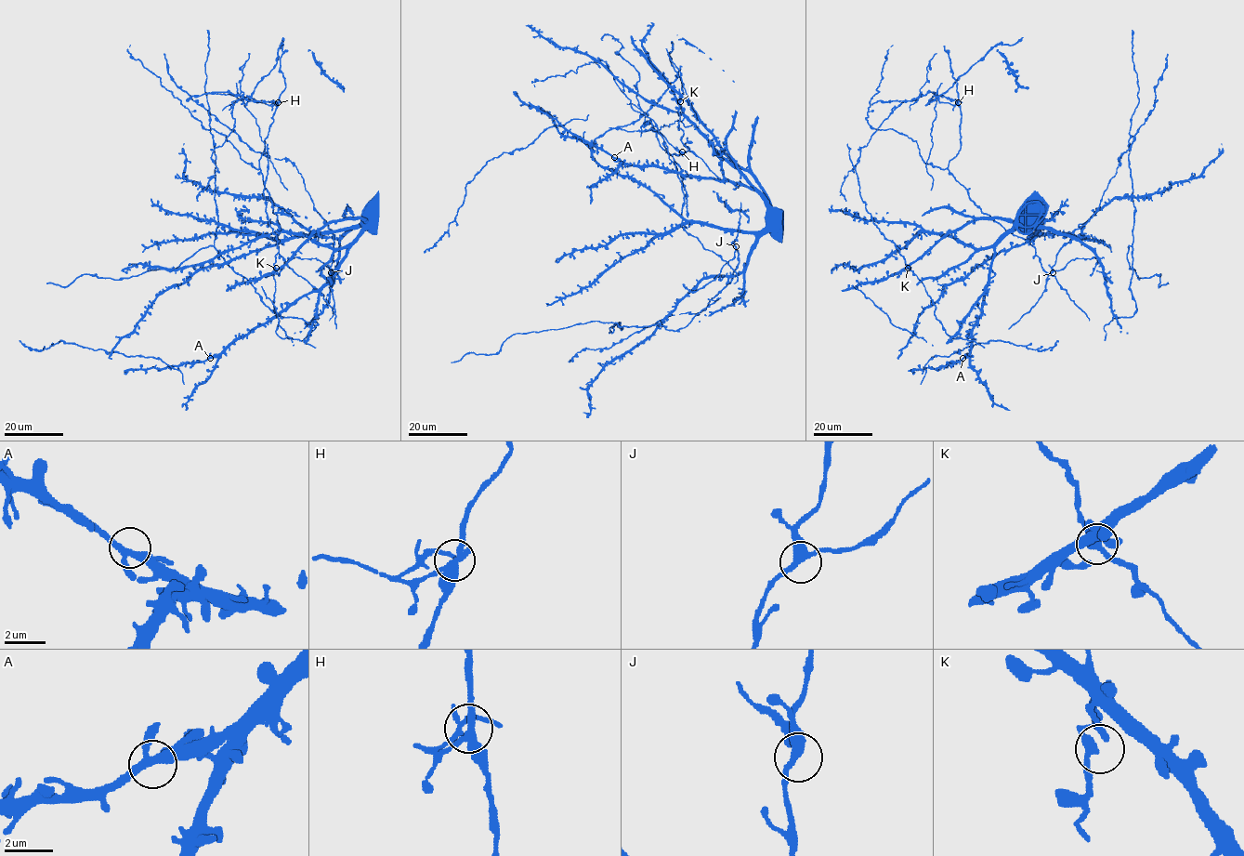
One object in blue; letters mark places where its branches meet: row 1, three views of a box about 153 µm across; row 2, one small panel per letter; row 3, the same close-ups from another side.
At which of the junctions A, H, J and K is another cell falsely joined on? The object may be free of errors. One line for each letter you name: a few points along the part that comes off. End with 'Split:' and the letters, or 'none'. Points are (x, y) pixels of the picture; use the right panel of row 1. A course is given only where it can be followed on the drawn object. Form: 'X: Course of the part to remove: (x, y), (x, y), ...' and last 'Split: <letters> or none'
H: Course of the part to remove: (958, 102), (940, 102), (937, 94), (928, 92), (902, 101), (860, 149), (858, 160), (841, 187), (846, 201)
Split: H

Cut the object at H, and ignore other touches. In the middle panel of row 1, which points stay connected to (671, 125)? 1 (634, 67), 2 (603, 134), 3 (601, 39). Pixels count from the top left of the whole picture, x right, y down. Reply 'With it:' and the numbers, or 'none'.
With it: 1, 2, 3

